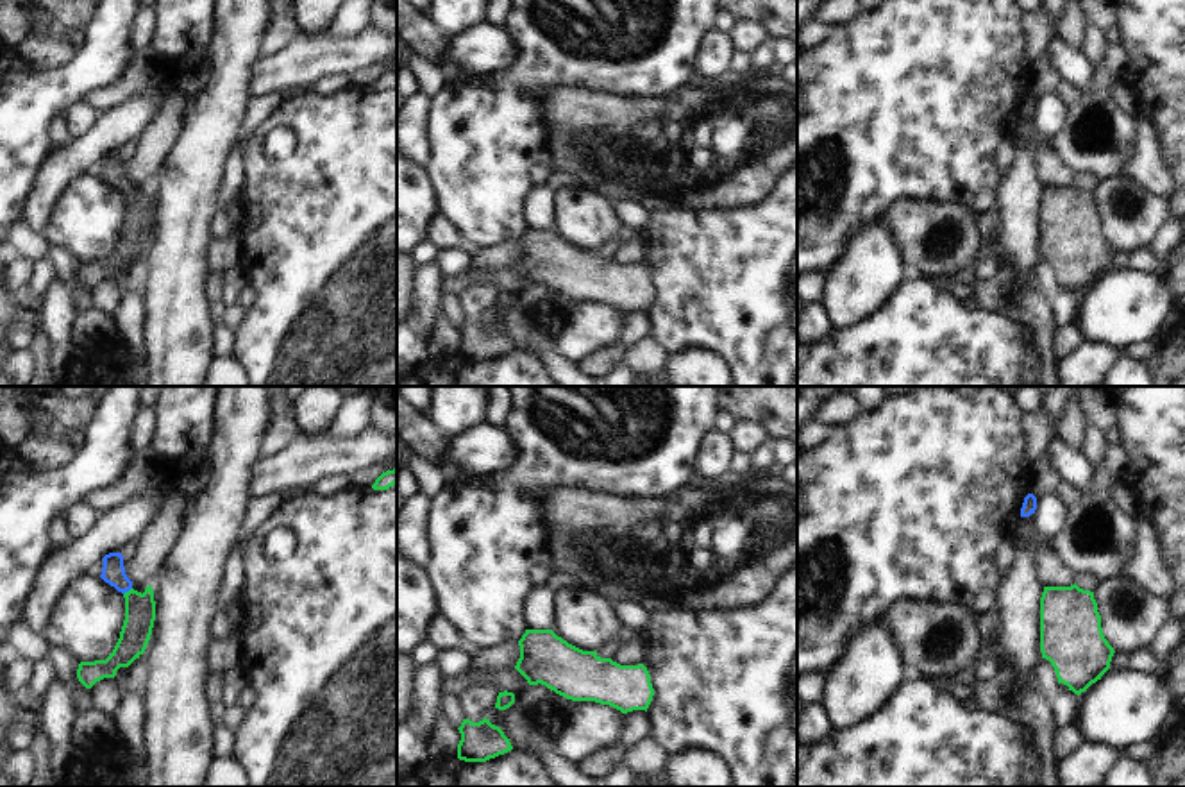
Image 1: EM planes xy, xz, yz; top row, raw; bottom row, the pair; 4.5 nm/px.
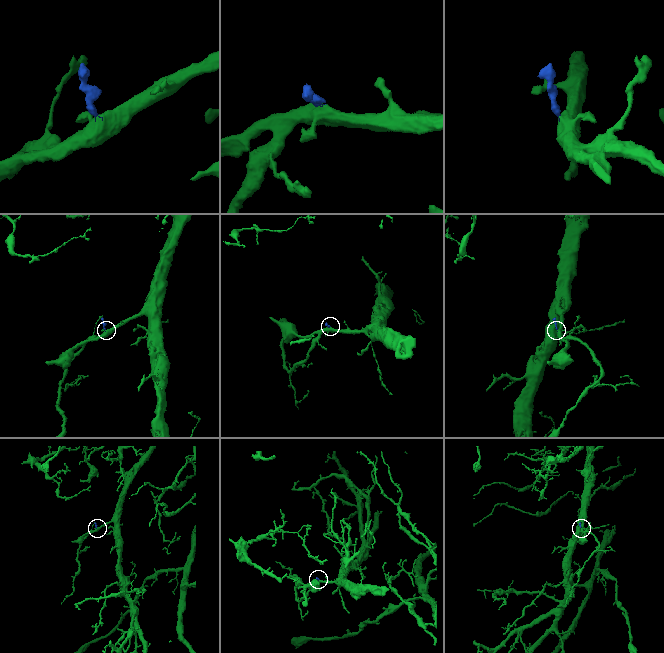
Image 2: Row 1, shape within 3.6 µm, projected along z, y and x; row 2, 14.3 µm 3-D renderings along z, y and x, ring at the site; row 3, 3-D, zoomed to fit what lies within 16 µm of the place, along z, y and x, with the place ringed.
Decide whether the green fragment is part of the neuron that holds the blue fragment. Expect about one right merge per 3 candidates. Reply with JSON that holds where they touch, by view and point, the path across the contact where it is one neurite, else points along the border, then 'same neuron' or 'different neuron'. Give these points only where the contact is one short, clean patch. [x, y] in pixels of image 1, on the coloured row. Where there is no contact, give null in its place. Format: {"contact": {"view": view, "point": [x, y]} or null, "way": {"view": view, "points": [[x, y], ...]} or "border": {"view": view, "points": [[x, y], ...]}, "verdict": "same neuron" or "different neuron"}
{"contact": {"view": "xy", "point": [127, 591]}, "way": {"view": "xy", "points": [[113, 571], [127, 591], [140, 609]]}, "verdict": "same neuron"}

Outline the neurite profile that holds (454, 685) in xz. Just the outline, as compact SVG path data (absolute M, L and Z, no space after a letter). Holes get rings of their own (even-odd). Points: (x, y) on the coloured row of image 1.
M465 673L452 676L452 678L445 678L441 676L440 683L438 683L438 690L440 694L454 694L459 696L472 681L481 680L481 678L492 678L495 673L475 673L472 678Z

